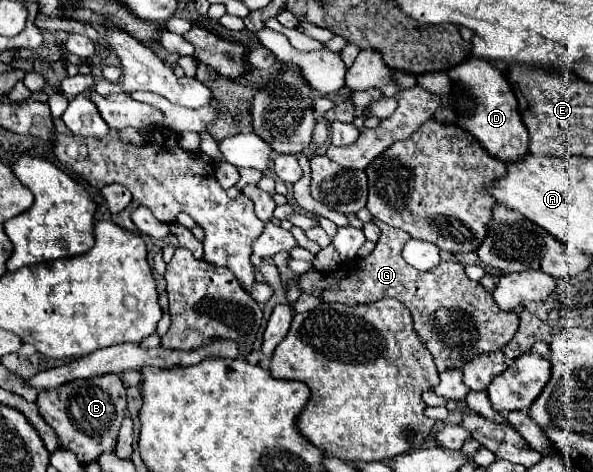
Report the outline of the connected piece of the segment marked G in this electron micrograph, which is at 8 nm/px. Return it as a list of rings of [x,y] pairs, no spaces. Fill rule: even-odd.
[[[373,218],[373,223],[381,229],[381,238],[375,250],[367,258],[345,262],[329,274],[309,270],[297,276],[287,268],[289,252],[275,254],[273,260],[281,272],[283,286],[287,288],[289,278],[299,278],[303,292],[319,296],[323,302],[341,302],[345,306],[369,304],[387,296],[397,298],[411,310],[415,332],[423,338],[425,346],[433,354],[439,372],[447,368],[461,368],[465,362],[479,354],[501,350],[513,338],[519,328],[519,316],[515,312],[499,310],[499,306],[493,302],[491,292],[485,290],[481,282],[467,278],[463,264],[441,262],[435,270],[417,270],[409,266],[401,256],[407,242],[407,232],[391,228],[377,218]],[[439,308],[445,308],[453,314],[435,314]]]

